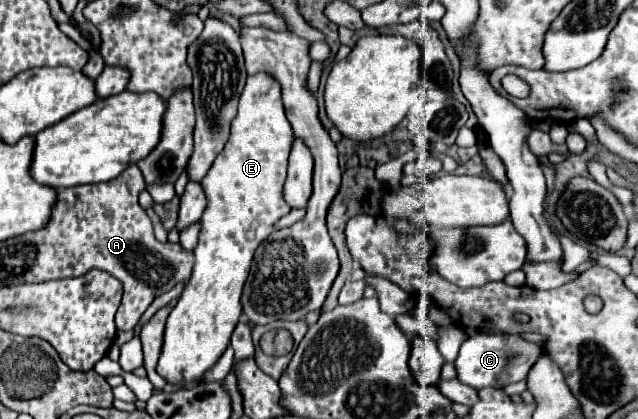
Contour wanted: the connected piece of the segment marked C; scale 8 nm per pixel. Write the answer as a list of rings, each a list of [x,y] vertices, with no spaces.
[[[505,333],[473,335],[471,339],[465,339],[455,359],[457,379],[465,385],[471,385],[473,389],[505,387],[509,383],[517,383],[527,377],[529,369],[533,367],[533,361],[539,357],[539,351],[541,351],[539,345],[525,341],[519,335],[505,335]]]

